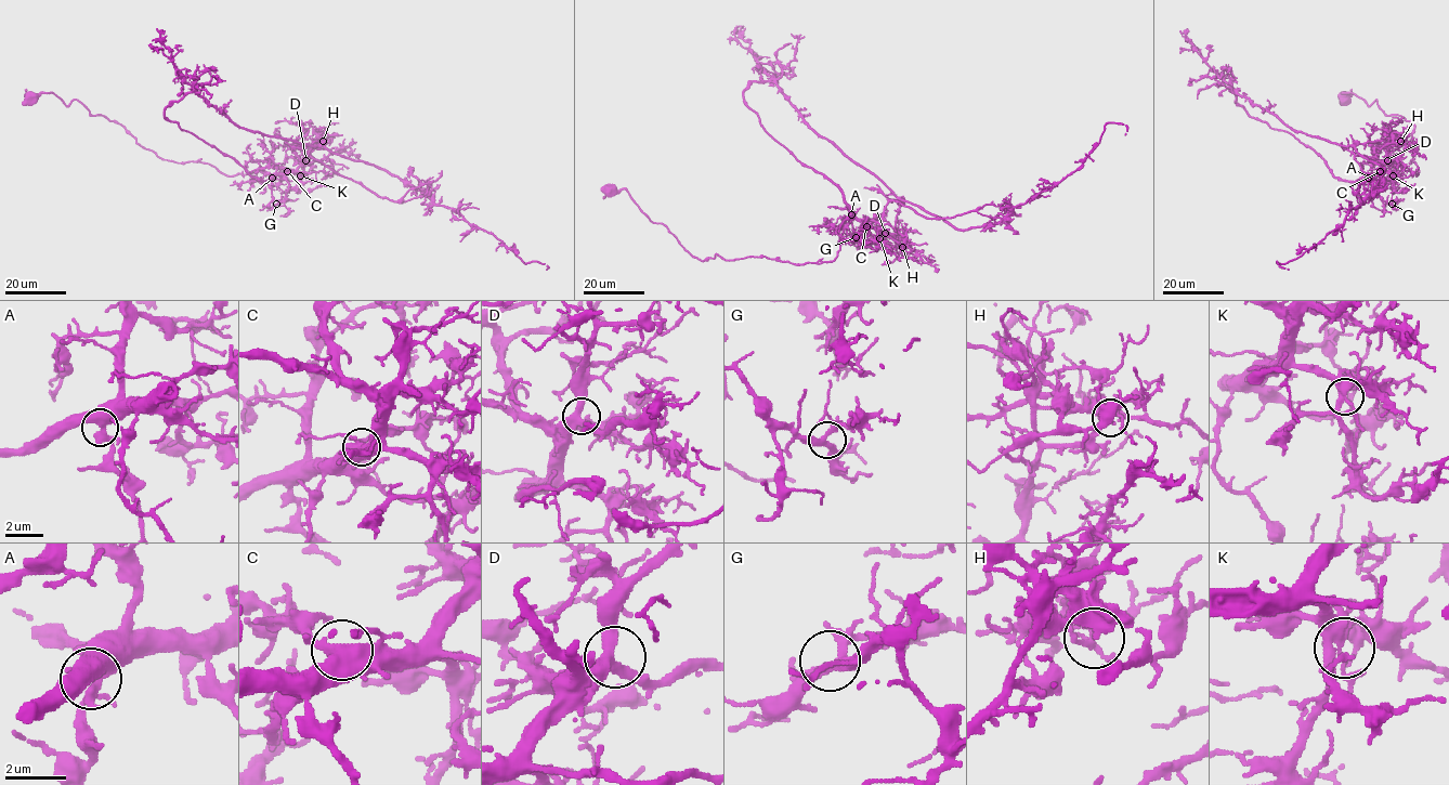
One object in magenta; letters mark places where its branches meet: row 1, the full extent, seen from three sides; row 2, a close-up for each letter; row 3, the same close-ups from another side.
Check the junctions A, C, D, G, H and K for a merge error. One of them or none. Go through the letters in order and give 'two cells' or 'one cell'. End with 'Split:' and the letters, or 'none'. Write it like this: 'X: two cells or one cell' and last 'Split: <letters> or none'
A: one cell
C: one cell
D: one cell
G: one cell
H: two cells
K: one cell
Split: H

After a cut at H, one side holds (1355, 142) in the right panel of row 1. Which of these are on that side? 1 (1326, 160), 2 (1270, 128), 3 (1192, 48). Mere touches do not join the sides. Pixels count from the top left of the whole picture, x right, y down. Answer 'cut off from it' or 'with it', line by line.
1: cut off from it
2: cut off from it
3: with it

